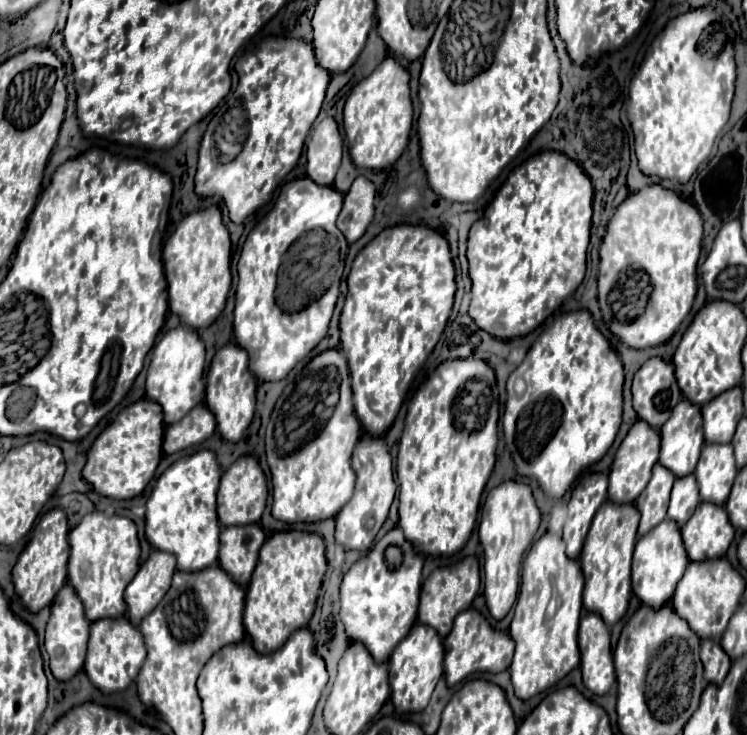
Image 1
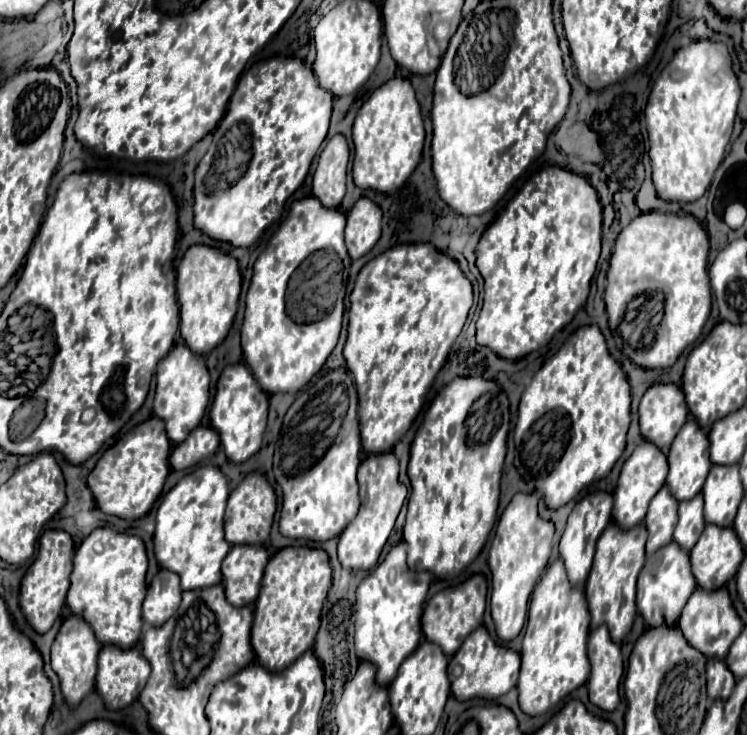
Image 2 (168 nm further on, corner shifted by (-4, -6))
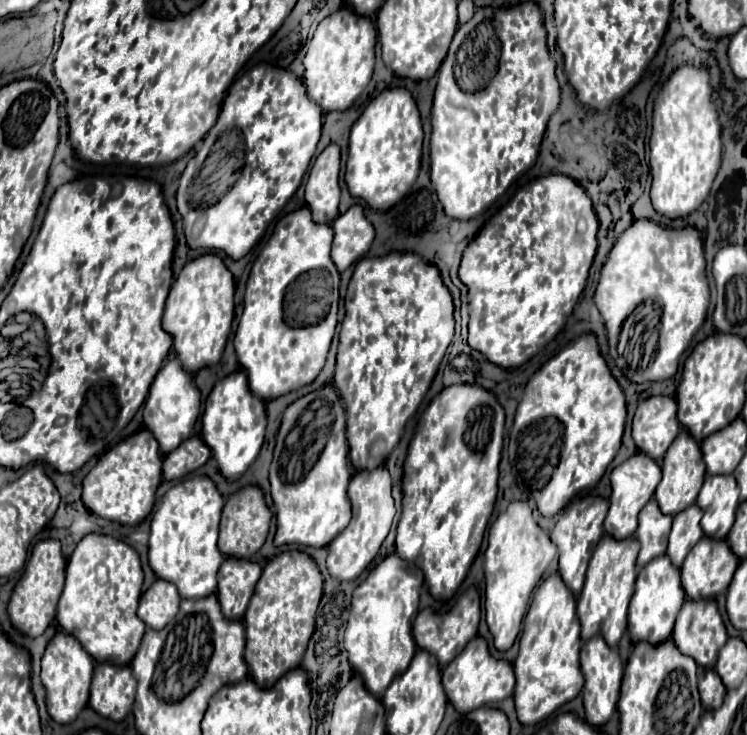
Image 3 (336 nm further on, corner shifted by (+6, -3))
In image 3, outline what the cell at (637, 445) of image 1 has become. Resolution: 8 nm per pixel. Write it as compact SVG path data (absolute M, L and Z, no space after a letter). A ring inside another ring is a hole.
M641 451L635 453L633 457L629 457L627 461L623 461L621 465L617 465L611 471L611 489L613 491L609 497L609 511L607 511L607 517L603 521L605 533L609 533L611 537L617 537L617 539L631 537L637 529L637 515L645 507L645 503L653 497L659 481L661 481L659 463Z

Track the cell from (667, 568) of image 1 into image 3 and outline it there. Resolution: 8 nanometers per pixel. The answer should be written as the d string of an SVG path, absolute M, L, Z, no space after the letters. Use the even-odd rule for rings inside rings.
M667 555L655 557L639 571L635 581L635 595L629 605L629 635L633 641L649 641L657 645L657 641L665 641L677 619L681 605L685 603L685 591L681 589L681 571L669 561Z

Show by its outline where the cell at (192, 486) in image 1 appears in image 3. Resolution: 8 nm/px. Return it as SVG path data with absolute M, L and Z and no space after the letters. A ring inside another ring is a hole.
M197 475L173 485L151 517L149 565L157 577L171 581L183 599L215 593L217 569L225 559L217 547L223 497L207 475Z

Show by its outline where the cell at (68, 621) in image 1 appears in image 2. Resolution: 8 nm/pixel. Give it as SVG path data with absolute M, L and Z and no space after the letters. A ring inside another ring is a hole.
M69 616L65 618L53 646L51 646L51 668L59 676L61 692L69 708L77 708L79 702L95 688L95 674L97 674L97 656L99 656L101 644L95 640L95 634L91 632L91 626L79 618Z

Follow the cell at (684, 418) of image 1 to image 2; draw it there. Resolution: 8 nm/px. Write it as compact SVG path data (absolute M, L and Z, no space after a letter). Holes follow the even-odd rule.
M689 420L669 450L667 488L679 502L691 500L701 492L709 468L709 438L695 420Z

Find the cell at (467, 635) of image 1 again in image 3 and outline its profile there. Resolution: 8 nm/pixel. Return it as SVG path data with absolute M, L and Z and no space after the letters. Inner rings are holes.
M479 635L467 643L467 647L443 669L441 675L443 675L445 695L459 713L469 713L477 707L483 707L485 703L501 701L513 695L513 687L515 687L513 665L505 659L495 659L489 653L487 641Z

